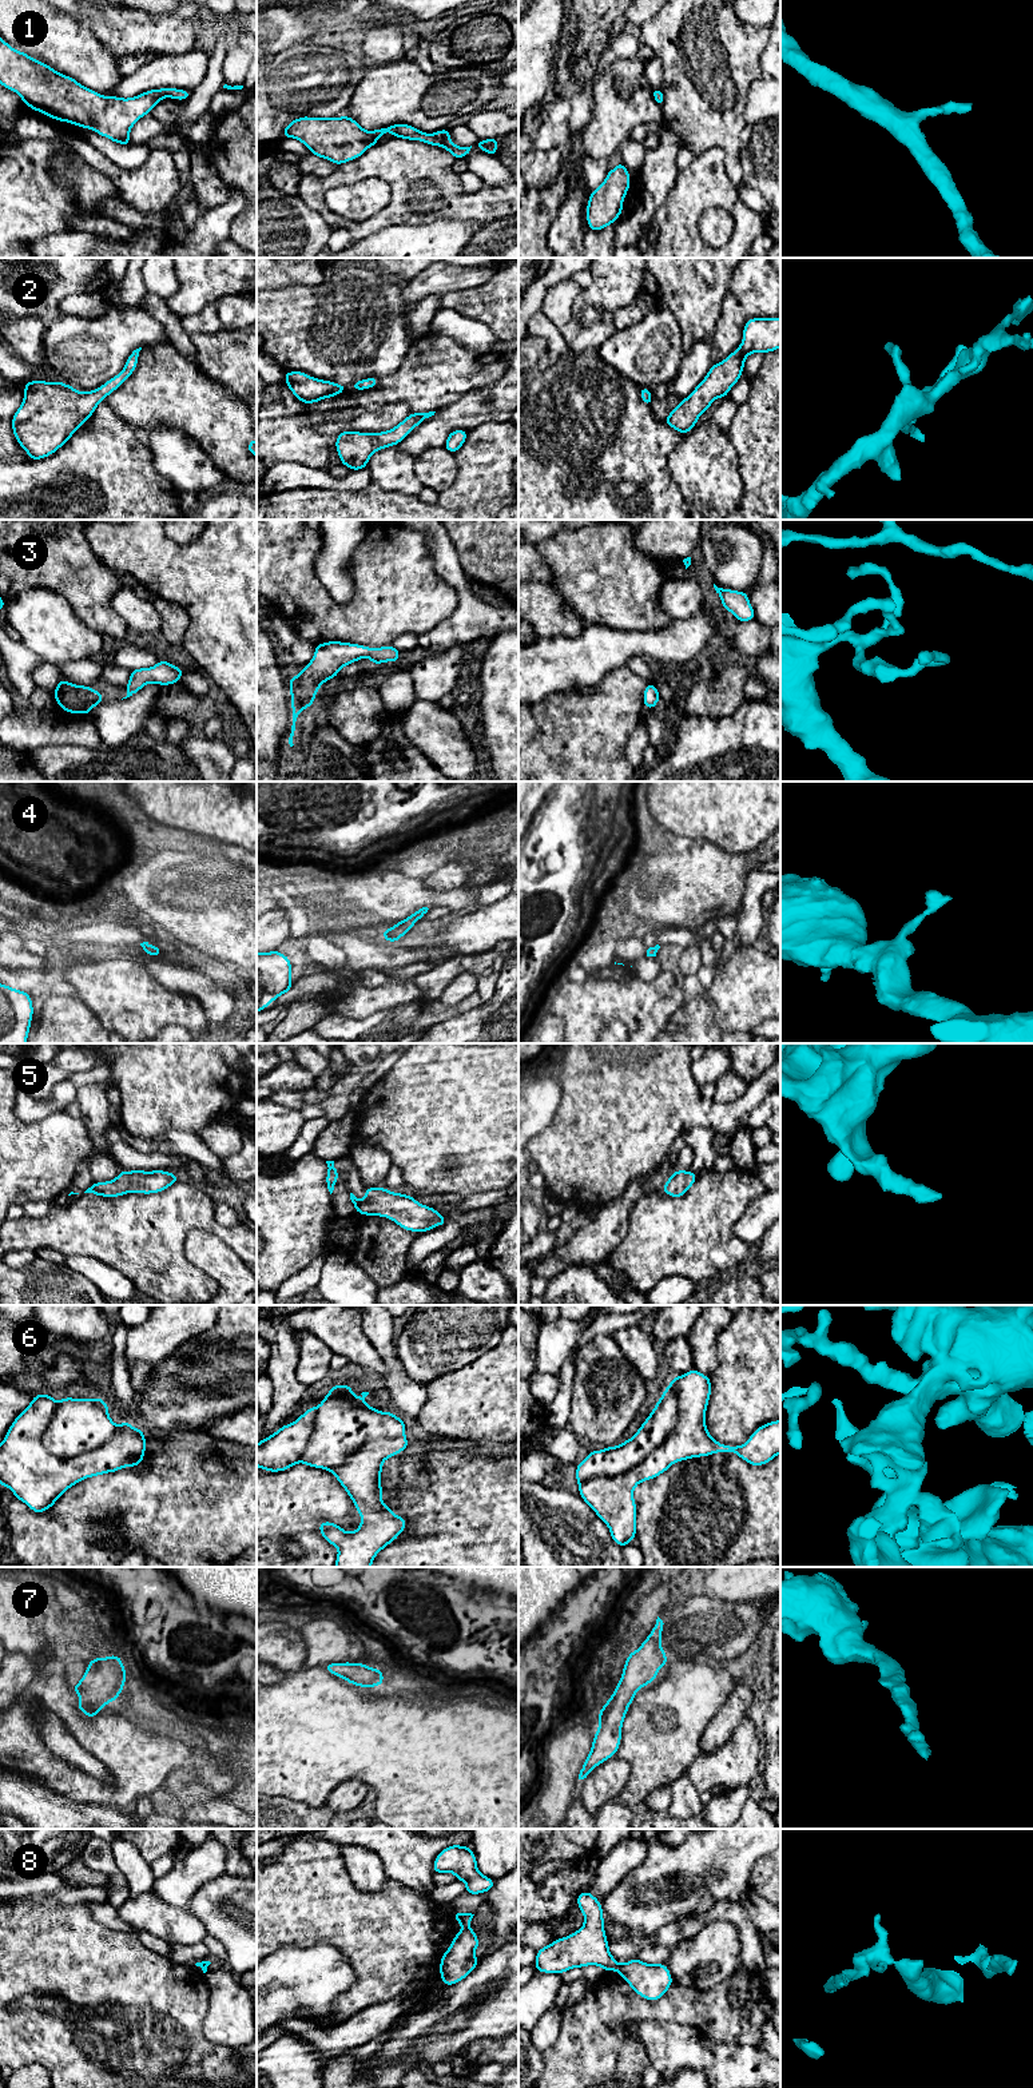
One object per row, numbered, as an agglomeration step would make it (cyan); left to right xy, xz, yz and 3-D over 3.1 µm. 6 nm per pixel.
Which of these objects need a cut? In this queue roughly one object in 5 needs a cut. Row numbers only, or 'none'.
8

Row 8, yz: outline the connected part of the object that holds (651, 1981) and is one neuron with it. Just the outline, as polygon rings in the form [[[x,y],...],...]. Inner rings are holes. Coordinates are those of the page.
[[[635,1957],[628,1962],[617,1964],[616,1970],[639,1996],[648,2001],[661,1998],[674,1982],[664,1962],[645,1964]]]

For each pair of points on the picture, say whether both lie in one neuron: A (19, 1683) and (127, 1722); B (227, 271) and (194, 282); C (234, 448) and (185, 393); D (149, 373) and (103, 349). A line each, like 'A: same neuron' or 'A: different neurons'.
A: different neurons
B: same neuron
C: same neuron
D: different neurons

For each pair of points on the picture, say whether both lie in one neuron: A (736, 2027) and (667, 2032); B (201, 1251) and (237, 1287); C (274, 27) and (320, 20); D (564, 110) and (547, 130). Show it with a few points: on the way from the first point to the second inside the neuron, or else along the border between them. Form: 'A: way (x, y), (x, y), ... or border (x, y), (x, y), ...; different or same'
A: border (666, 2021), (688, 2024), (708, 2037), (726, 2041); different
B: way (210, 1260), (227, 1277); same
C: way (285, 27), (309, 26); same
D: way (559, 115), (552, 124); same

